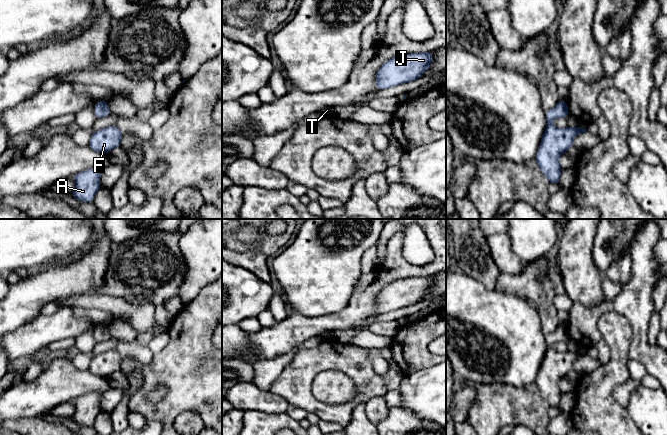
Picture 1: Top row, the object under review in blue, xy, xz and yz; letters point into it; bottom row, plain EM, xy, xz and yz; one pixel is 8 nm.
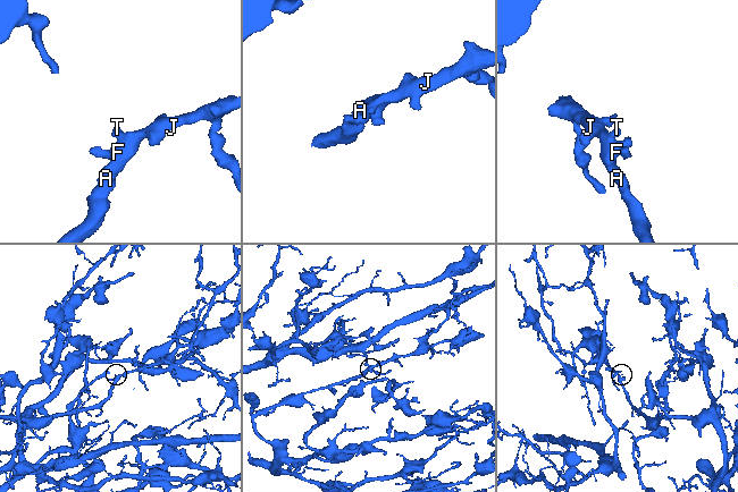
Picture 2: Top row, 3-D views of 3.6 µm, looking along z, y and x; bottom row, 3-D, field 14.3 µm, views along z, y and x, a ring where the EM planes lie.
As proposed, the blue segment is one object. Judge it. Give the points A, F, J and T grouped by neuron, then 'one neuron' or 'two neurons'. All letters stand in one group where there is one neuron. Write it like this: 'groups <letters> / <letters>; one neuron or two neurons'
groups A F J T; one neuron

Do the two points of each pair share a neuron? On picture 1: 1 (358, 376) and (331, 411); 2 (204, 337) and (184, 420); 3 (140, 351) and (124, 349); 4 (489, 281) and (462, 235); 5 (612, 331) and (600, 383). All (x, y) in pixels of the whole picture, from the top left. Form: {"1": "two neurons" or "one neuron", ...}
{"1": "one neuron", "2": "two neurons", "3": "one neuron", "4": "one neuron", "5": "one neuron"}

